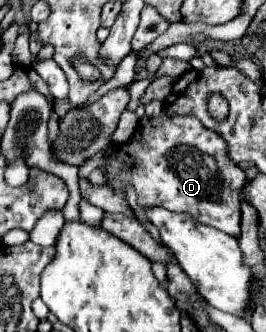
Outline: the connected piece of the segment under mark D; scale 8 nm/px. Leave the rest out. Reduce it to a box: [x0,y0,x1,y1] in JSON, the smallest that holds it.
[103,114,247,236]

